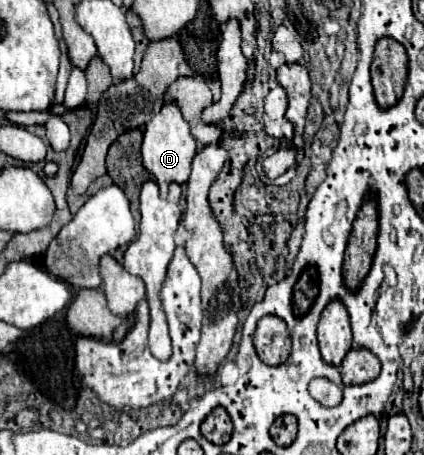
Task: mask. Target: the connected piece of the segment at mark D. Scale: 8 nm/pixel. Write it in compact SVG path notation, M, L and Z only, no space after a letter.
M165 104L159 114L155 114L147 124L143 132L143 144L141 144L141 160L151 178L159 184L163 196L167 196L169 182L185 184L191 172L193 156L197 154L197 142L189 132L189 124L183 120L177 104Z

